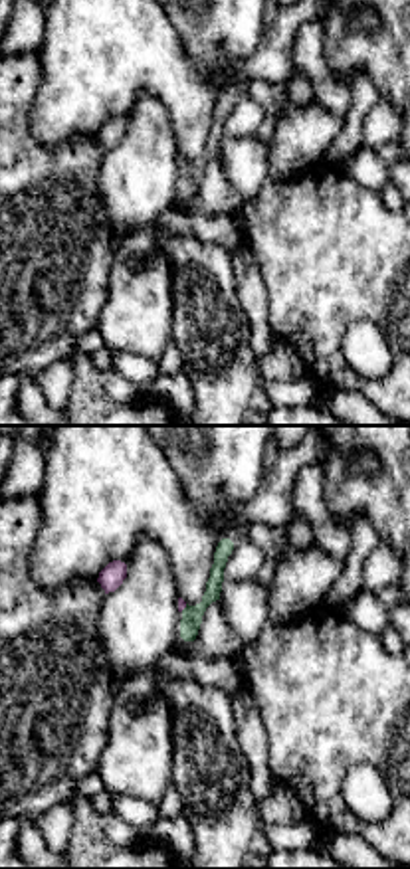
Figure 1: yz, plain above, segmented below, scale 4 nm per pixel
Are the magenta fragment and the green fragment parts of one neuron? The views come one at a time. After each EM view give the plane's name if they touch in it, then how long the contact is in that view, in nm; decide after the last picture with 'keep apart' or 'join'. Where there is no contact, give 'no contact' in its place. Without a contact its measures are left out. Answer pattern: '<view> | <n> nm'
yz | 40 nm

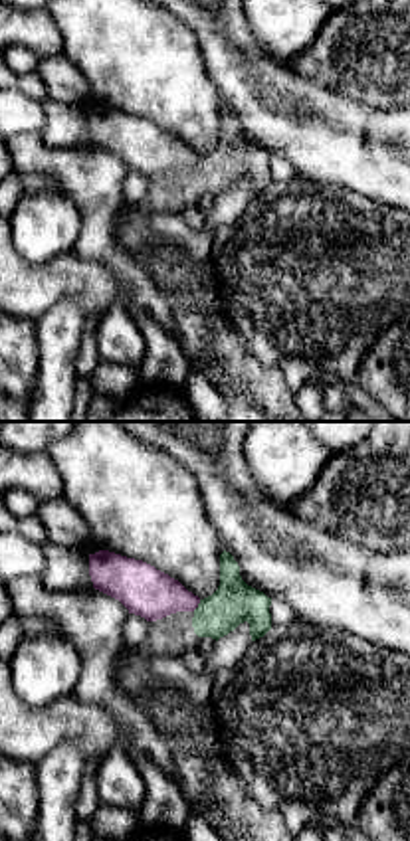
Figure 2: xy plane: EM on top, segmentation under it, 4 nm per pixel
xy | 60 nm

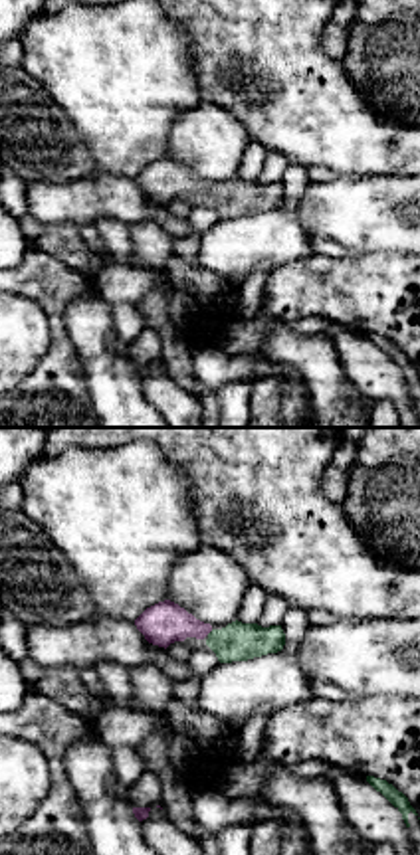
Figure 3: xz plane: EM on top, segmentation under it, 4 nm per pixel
xz | 40 nm

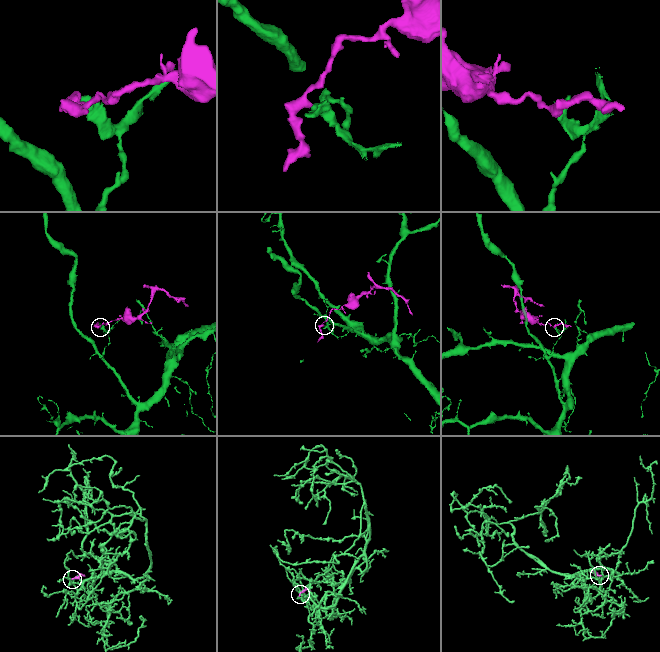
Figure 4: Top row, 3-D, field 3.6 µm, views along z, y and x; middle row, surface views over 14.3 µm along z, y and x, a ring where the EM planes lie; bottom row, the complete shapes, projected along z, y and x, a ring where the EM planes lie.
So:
join

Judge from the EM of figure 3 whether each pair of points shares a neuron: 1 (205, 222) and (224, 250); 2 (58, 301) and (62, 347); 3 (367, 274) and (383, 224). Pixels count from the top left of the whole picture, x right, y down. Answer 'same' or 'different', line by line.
1: different
2: same
3: different

